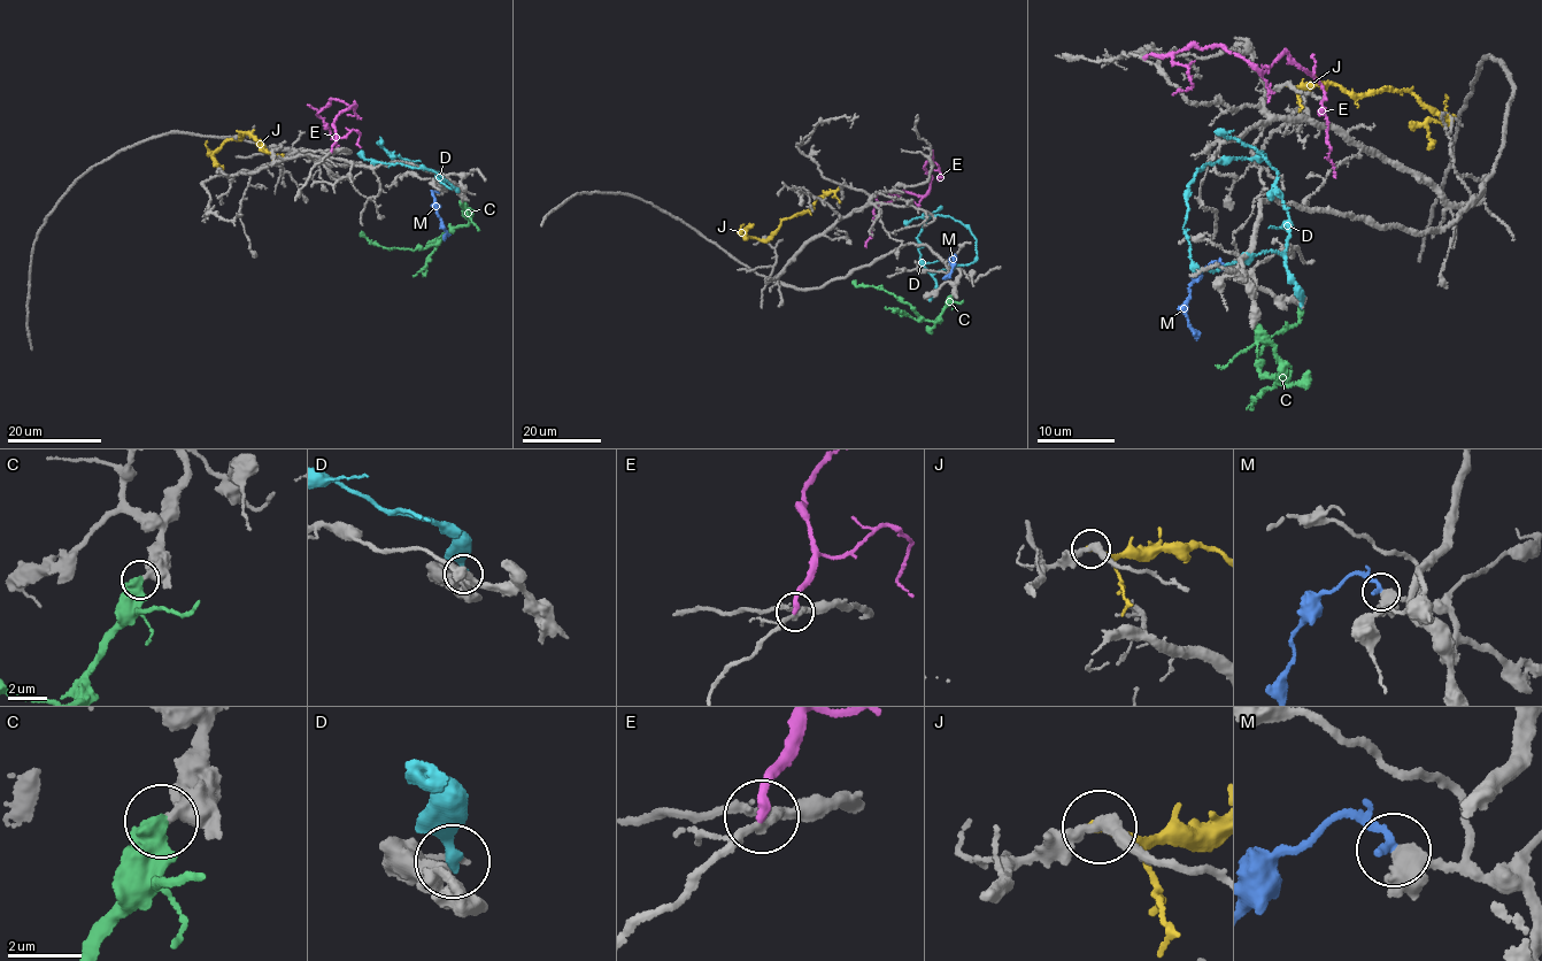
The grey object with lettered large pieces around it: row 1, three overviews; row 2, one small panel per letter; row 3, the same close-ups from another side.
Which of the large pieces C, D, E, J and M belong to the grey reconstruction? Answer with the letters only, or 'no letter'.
C, M

